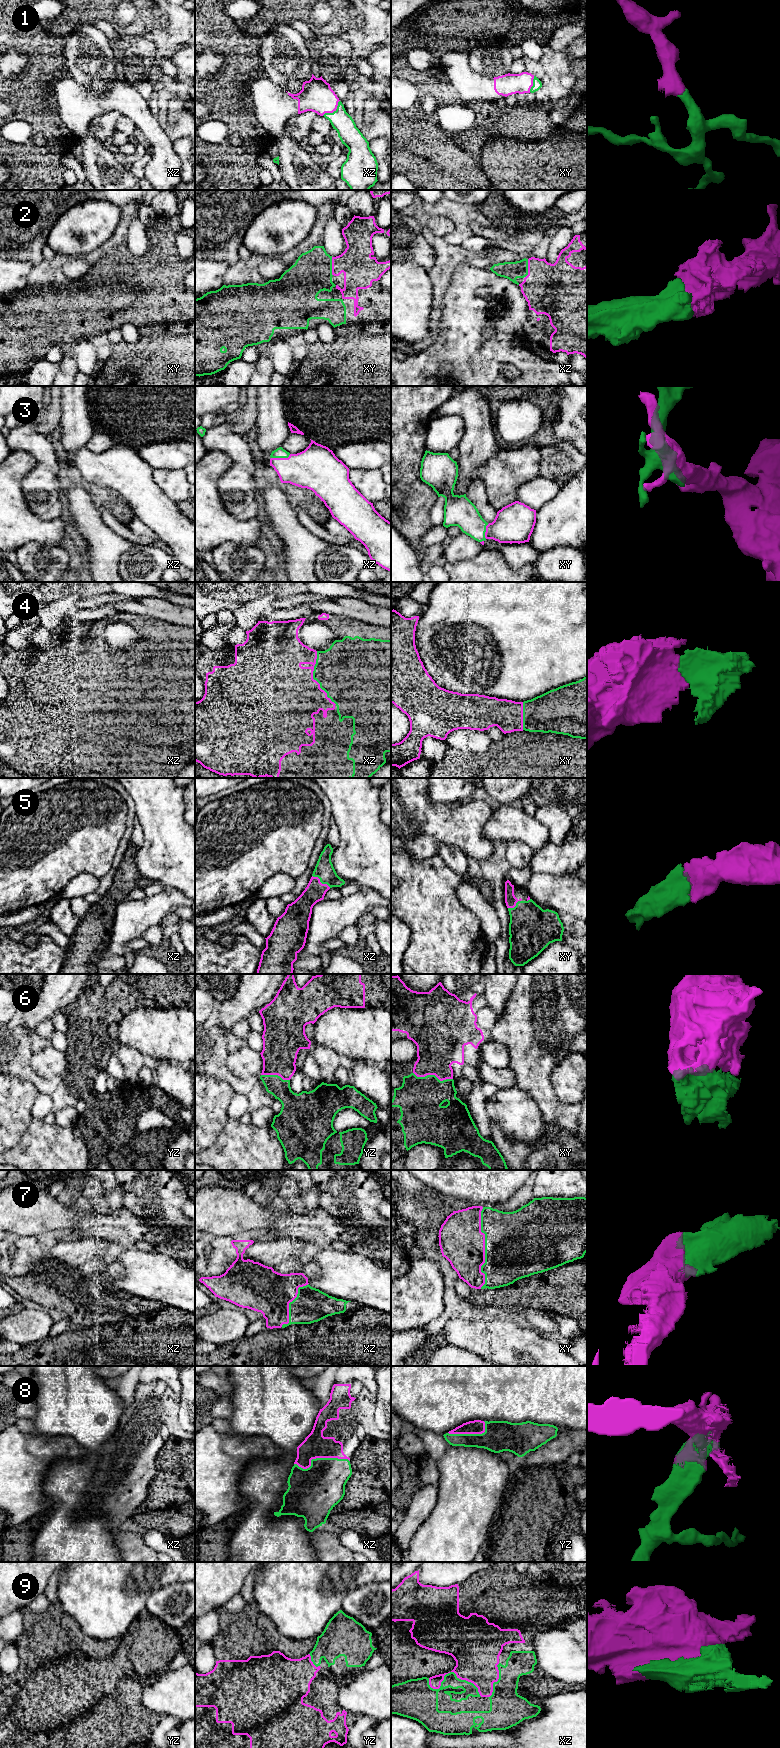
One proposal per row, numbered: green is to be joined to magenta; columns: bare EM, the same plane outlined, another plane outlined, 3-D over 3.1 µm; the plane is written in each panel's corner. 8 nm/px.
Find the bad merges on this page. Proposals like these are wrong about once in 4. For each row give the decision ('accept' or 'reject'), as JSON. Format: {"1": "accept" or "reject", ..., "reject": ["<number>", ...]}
{"1": "accept", "2": "accept", "3": "accept", "4": "accept", "5": "accept", "6": "accept", "7": "accept", "8": "accept", "9": "accept", "reject": []}

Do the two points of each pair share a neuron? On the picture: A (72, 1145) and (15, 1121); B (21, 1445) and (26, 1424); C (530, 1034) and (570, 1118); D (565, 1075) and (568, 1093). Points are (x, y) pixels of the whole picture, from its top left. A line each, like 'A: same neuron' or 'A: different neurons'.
A: different neurons
B: different neurons
C: same neuron
D: same neuron

